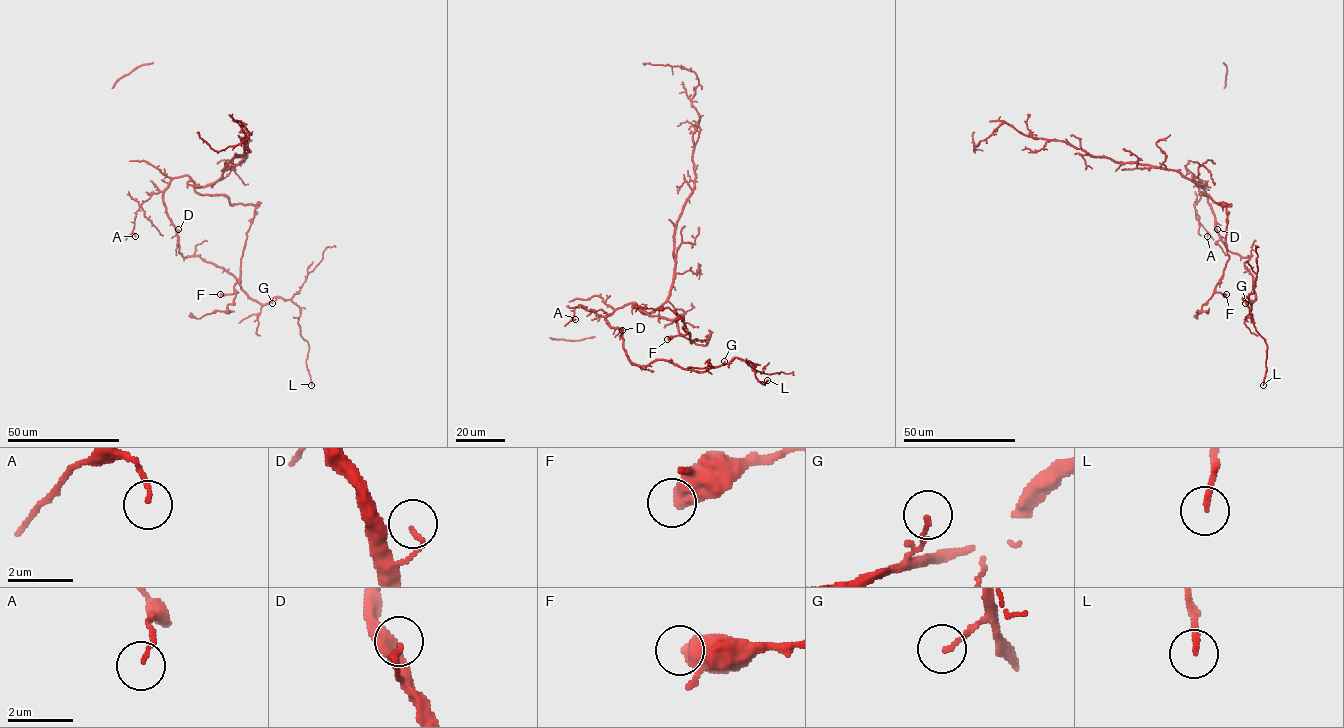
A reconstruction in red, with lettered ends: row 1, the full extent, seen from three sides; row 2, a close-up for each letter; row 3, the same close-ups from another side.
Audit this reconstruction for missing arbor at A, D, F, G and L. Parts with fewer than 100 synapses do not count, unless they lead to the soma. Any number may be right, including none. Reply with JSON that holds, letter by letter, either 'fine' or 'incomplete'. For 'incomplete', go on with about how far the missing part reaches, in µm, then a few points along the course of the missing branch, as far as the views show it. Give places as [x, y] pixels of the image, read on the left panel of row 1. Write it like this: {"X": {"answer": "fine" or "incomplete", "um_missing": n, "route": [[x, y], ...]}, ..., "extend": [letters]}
{"A": {"answer": "fine"}, "D": {"answer": "fine"}, "F": {"answer": "fine"}, "G": {"answer": "fine"}, "L": {"answer": "fine"}, "extend": []}

